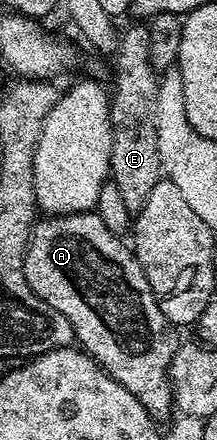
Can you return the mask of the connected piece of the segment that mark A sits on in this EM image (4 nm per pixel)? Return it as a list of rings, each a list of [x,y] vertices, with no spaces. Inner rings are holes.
[[[96,211],[46,215],[35,220],[30,231],[22,270],[33,293],[72,323],[77,344],[132,391],[151,417],[169,418],[174,409],[170,364],[180,338],[160,311],[131,246],[122,240],[104,227],[104,219]]]

